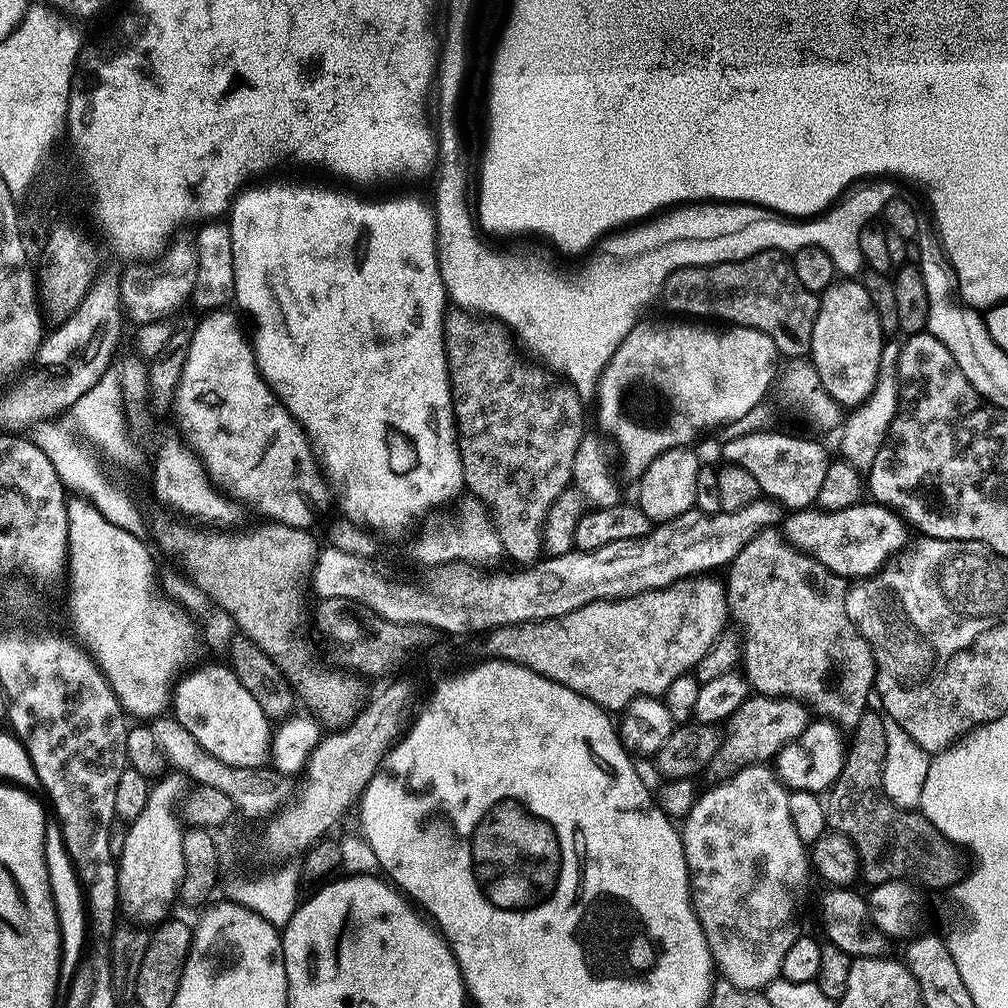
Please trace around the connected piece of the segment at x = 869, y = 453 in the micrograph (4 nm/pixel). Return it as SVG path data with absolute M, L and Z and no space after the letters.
M889 339L882 350L882 358L878 362L878 378L874 382L874 390L857 407L843 417L840 434L839 455L861 470L871 468L874 458L878 458L878 450L882 450L888 438L888 431L894 422L896 413L902 407L902 381L896 365L900 357L901 341Z

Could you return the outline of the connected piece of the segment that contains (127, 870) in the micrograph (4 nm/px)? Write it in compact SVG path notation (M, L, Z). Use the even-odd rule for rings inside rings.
M168 770L163 773L149 787L146 806L142 809L142 814L134 818L128 824L126 834L126 846L122 846L122 854L118 857L118 894L120 895L119 907L129 915L131 921L144 926L156 926L169 919L172 903L177 903L180 895L180 883L184 877L184 859L182 858L182 838L185 829L182 825L181 817L178 813L185 803L190 792L190 781L181 772Z

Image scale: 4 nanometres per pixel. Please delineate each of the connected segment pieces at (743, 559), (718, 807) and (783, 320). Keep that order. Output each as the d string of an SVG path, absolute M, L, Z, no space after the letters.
M763 528L739 551L739 554L727 565L726 578L724 577L725 592L727 594L727 606L731 619L736 620L740 627L739 639L742 641L742 672L749 685L762 696L788 696L792 700L798 700L807 706L817 717L831 720L833 724L844 730L851 730L858 726L862 714L869 711L868 695L871 697L876 683L876 663L872 657L870 646L866 638L856 628L856 623L846 614L846 594L848 589L847 579L830 571L828 567L822 566L817 559L799 548L788 543L787 538L777 528Z
M767 763L751 764L745 768L739 768L733 776L711 785L699 793L696 798L696 805L689 810L688 815L682 820L682 839L684 842L684 857L688 867L688 885L692 888L692 909L696 912L698 922L706 934L706 942L710 946L712 963L719 970L723 979L729 980L734 986L748 991L764 990L773 980L780 976L782 958L786 958L786 950L795 942L798 930L792 926L792 904L788 894L788 884L800 884L804 880L804 875L810 872L809 853L798 838L798 833L794 831L794 822L790 822L790 802L788 801L789 789L780 781L776 774L775 767Z
M775 250L770 252L759 252L745 260L735 260L734 262L726 262L725 264L709 264L699 268L679 268L674 270L674 274L670 274L664 280L664 290L662 293L662 301L669 308L669 313L683 314L688 318L708 318L704 316L712 315L716 320L725 320L725 325L735 326L738 328L753 328L762 334L766 334L770 338L770 342L774 342L777 353L781 357L784 356L804 356L807 357L812 351L812 335L814 334L814 318L818 314L818 306L820 305L819 295L810 290L806 290L806 286L802 286L802 282L798 282L798 274L794 274L794 266L791 259L785 253Z

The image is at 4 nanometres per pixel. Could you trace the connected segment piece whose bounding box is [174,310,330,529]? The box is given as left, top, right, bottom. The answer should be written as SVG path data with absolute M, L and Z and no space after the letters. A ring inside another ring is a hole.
M212 310L204 316L196 324L196 329L191 329L191 340L189 342L188 352L186 353L185 365L182 366L181 378L177 384L174 395L174 411L180 419L180 428L191 447L195 449L197 456L200 457L204 467L207 469L208 475L214 484L218 485L225 493L236 500L245 502L247 505L253 504L258 511L266 515L269 521L277 524L285 524L291 528L307 528L313 527L312 523L316 520L315 508L324 508L330 504L330 485L322 471L321 465L318 463L318 457L312 451L312 445L308 442L308 435L302 430L302 426L295 420L286 410L283 402L276 397L275 392L268 389L268 384L260 376L260 371L256 365L256 354L252 351L252 345L247 335L240 333L241 317L235 311L226 312L228 310Z

